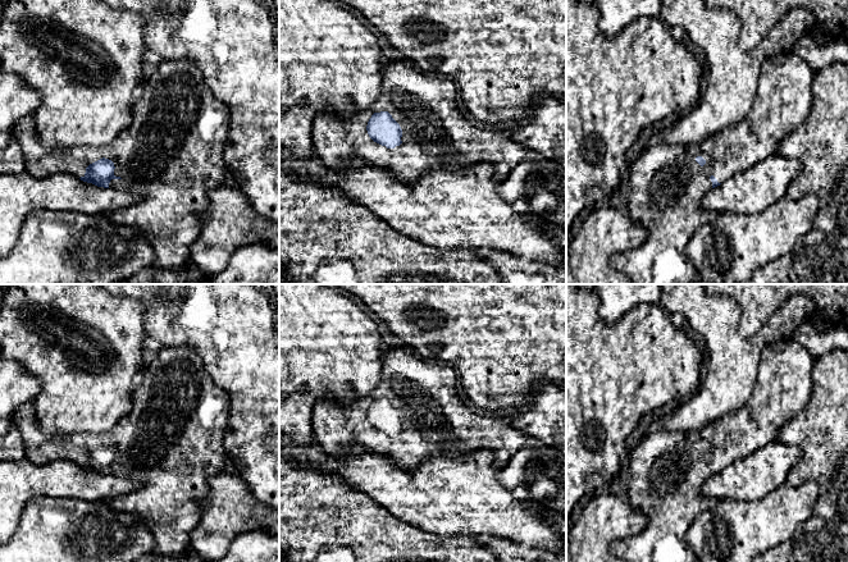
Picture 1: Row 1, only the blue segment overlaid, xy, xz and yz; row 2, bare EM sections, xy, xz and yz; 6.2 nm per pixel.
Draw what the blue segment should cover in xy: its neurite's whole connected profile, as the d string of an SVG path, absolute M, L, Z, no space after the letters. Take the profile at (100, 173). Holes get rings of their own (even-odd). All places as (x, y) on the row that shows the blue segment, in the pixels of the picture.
M192 59L163 60L143 82L132 105L132 122L109 145L50 150L38 142L35 116L22 118L14 129L26 170L44 178L70 173L97 187L131 192L140 197L132 206L104 214L135 228L155 252L150 269L174 269L190 261L190 247L201 232L209 193L231 178L224 160L231 113L206 87Z

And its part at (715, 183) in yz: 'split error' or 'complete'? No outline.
split error

